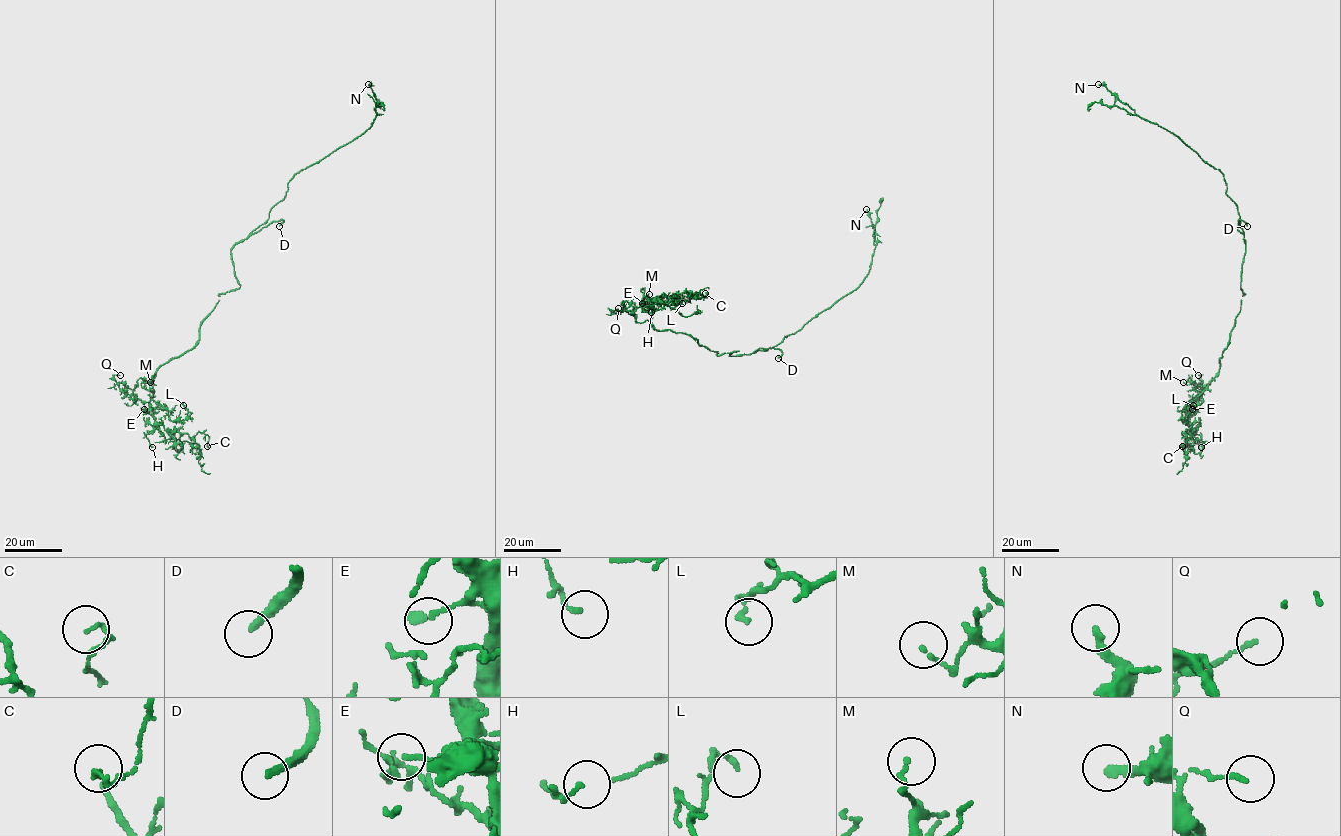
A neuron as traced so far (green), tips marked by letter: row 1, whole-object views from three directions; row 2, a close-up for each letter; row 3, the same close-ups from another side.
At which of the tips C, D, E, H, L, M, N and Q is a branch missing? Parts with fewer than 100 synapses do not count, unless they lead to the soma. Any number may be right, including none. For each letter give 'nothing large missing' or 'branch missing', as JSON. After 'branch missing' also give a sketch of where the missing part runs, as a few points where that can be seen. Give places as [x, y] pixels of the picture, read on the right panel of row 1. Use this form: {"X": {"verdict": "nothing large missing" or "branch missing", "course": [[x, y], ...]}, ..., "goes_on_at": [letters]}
{"C": {"verdict": "nothing large missing"}, "D": {"verdict": "branch missing"}, "E": {"verdict": "nothing large missing"}, "H": {"verdict": "nothing large missing"}, "L": {"verdict": "nothing large missing"}, "M": {"verdict": "nothing large missing"}, "N": {"verdict": "nothing large missing"}, "Q": {"verdict": "nothing large missing"}, "goes_on_at": ["D"]}

